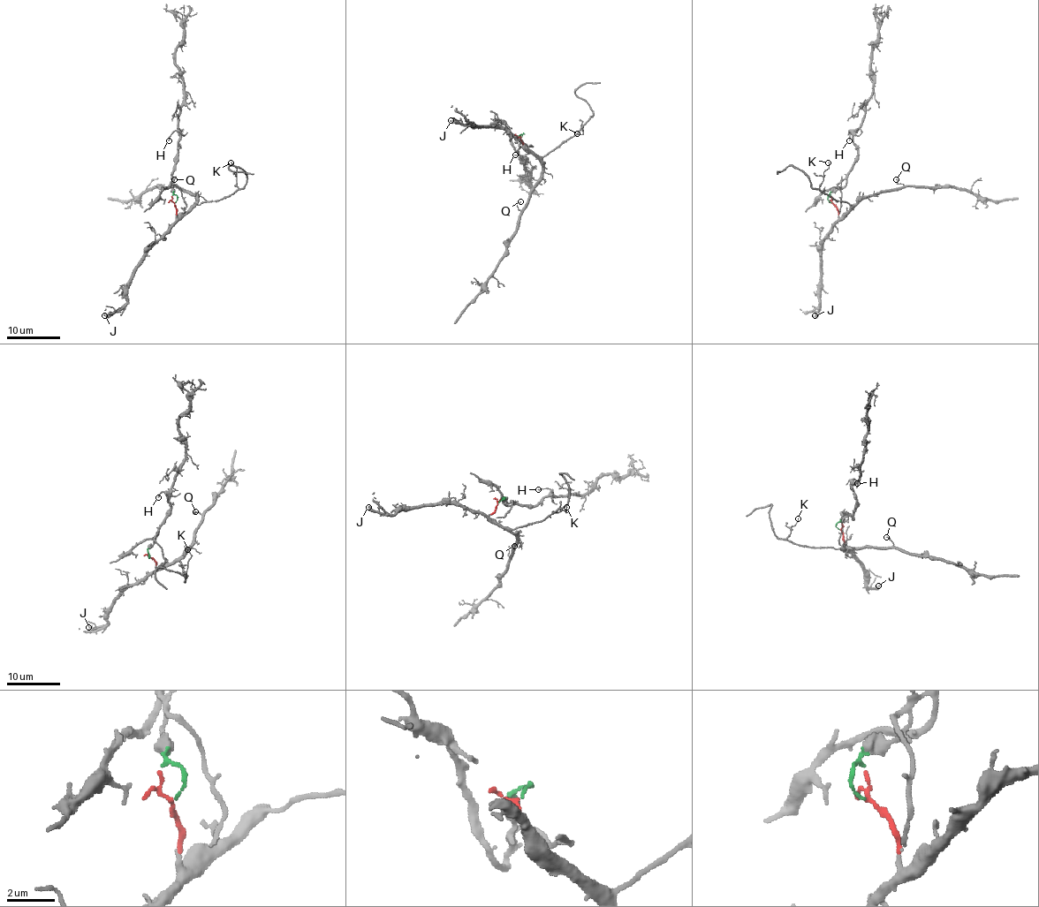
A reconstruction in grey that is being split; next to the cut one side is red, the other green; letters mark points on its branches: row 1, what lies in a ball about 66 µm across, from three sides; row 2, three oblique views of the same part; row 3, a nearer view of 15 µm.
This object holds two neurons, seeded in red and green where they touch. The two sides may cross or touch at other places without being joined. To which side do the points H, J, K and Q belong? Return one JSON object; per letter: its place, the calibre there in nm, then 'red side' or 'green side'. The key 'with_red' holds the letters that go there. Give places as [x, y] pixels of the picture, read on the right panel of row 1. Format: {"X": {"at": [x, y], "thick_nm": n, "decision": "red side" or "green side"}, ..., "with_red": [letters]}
{"H": {"at": [849, 140], "thick_nm": 110, "decision": "green side"}, "J": {"at": [815, 315], "thick_nm": 320, "decision": "red side"}, "K": {"at": [828, 162], "thick_nm": 100, "decision": "red side"}, "Q": {"at": [896, 179], "thick_nm": 100, "decision": "red side"}, "with_red": ["J", "K", "Q"]}

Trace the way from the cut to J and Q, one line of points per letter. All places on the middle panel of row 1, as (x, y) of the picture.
J: (521, 137), (522, 143), (503, 129), (461, 124), (451, 121)
Q: (521, 137), (522, 145), (542, 165), (539, 184), (519, 210), (517, 204), (519, 201)

